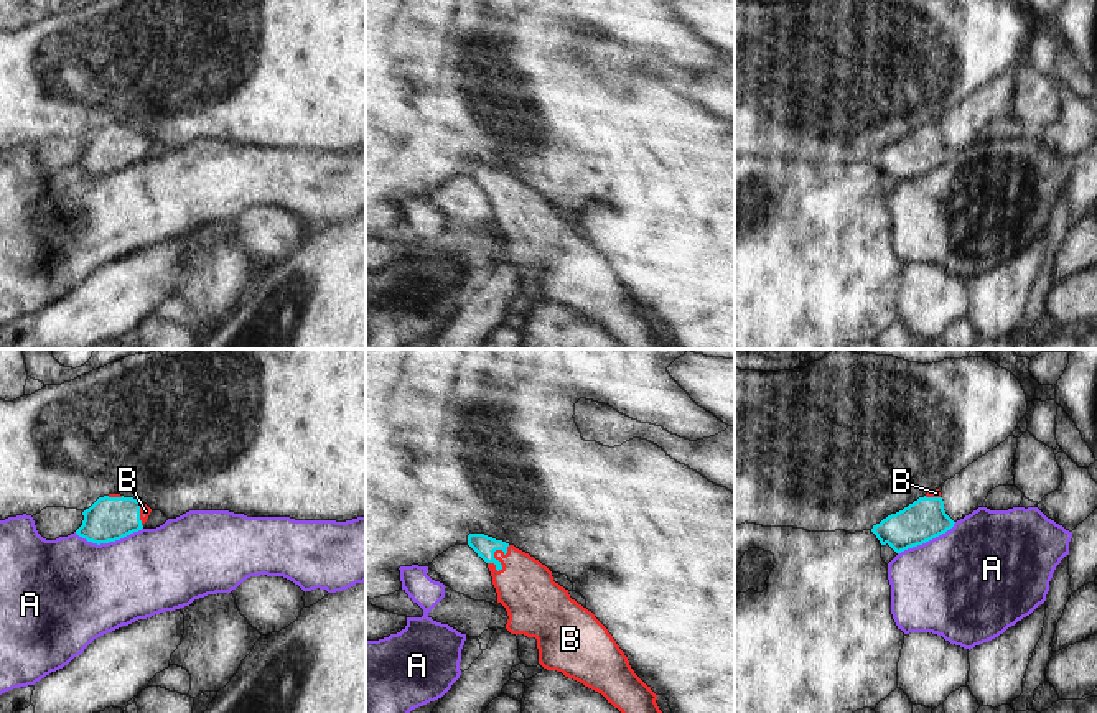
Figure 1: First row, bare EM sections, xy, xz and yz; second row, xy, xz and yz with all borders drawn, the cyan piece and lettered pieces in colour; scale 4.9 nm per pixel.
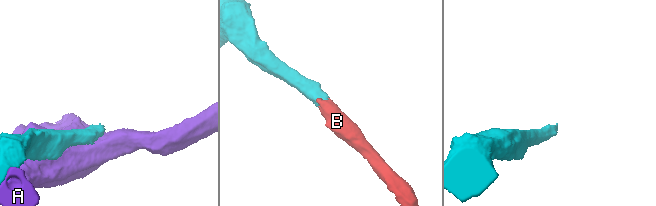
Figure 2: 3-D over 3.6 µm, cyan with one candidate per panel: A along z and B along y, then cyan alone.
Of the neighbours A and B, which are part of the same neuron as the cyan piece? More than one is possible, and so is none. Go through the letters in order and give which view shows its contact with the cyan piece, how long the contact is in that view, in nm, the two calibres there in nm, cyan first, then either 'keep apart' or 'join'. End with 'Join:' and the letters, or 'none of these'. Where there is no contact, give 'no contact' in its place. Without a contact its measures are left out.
A: xy | 340 nm | 220/460 nm | keep apart
B: xz | 150 nm | 100/280 nm | join
Join: B

